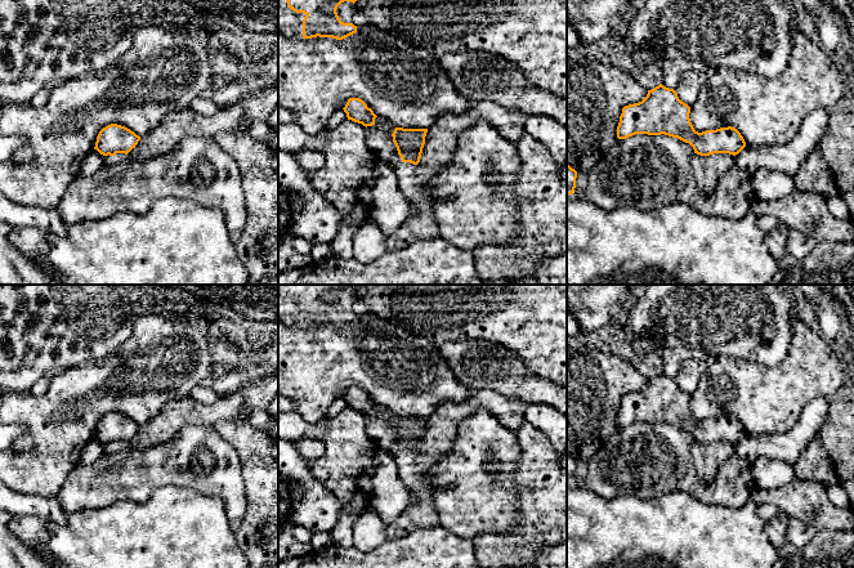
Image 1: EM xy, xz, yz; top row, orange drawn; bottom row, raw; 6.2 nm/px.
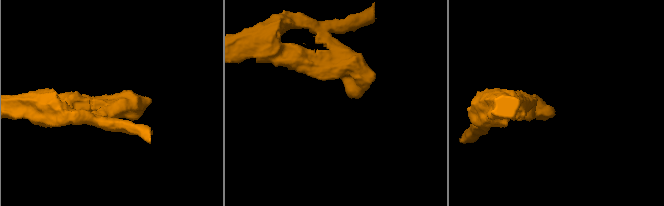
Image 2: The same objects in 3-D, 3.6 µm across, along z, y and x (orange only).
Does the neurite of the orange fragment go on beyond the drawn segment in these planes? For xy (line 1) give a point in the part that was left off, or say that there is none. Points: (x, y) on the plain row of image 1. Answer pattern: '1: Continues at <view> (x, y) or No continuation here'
1: No continuation here

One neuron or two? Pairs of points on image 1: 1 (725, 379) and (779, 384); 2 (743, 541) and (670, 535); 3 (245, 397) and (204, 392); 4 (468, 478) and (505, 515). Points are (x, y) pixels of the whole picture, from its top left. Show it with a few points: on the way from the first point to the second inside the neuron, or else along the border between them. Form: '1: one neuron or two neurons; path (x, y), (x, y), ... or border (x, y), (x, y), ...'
1: one neuron; path (738, 384), (767, 384)
2: one neuron; path (725, 541), (688, 541)
3: two neurons; border (220, 396), (210, 403), (200, 403), (189, 398)
4: one neuron; path (475, 488), (495, 508)

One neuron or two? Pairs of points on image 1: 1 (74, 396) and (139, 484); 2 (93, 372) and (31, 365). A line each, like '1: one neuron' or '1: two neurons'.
1: two neurons
2: two neurons

